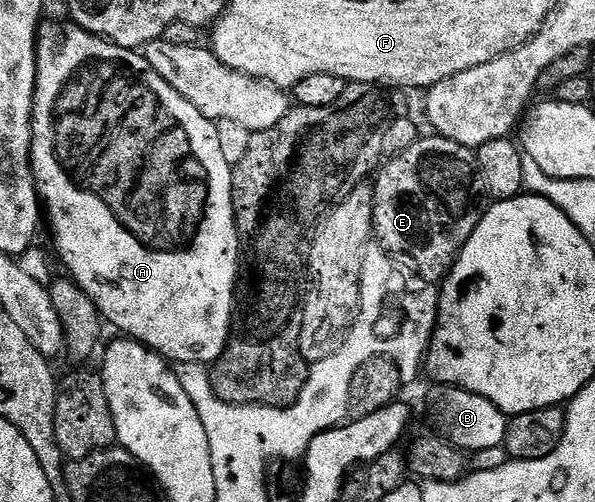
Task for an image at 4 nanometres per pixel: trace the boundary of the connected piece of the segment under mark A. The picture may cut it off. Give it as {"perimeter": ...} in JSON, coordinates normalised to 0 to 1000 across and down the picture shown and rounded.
{"perimeter":[[[74,44],[67,50],[66,64],[61,66],[61,177],[57,179],[57,219],[54,221],[54,345],[61,357],[61,378],[67,386],[72,412],[77,416],[77,438],[87,444],[87,470],[94,476],[94,494],[101,500],[101,518],[114,532],[113,548],[124,564],[145,584],[165,610],[170,631],[182,637],[197,653],[197,663],[220,673],[230,685],[242,685],[254,693],[257,701],[274,709],[277,717],[291,727],[299,725],[341,725],[355,729],[370,715],[371,705],[380,697],[385,669],[392,657],[393,608],[400,598],[400,552],[407,542],[407,484],[402,458],[397,452],[397,420],[390,408],[390,339],[392,329],[380,323],[380,313],[373,309],[373,289],[366,283],[366,259],[363,247],[353,235],[346,235],[279,155],[272,155],[252,131],[252,124],[234,102],[220,96],[207,96],[197,88],[187,88],[182,80],[173,80],[168,72],[160,72],[146,64],[143,56],[133,56],[129,48],[119,44]]]}

